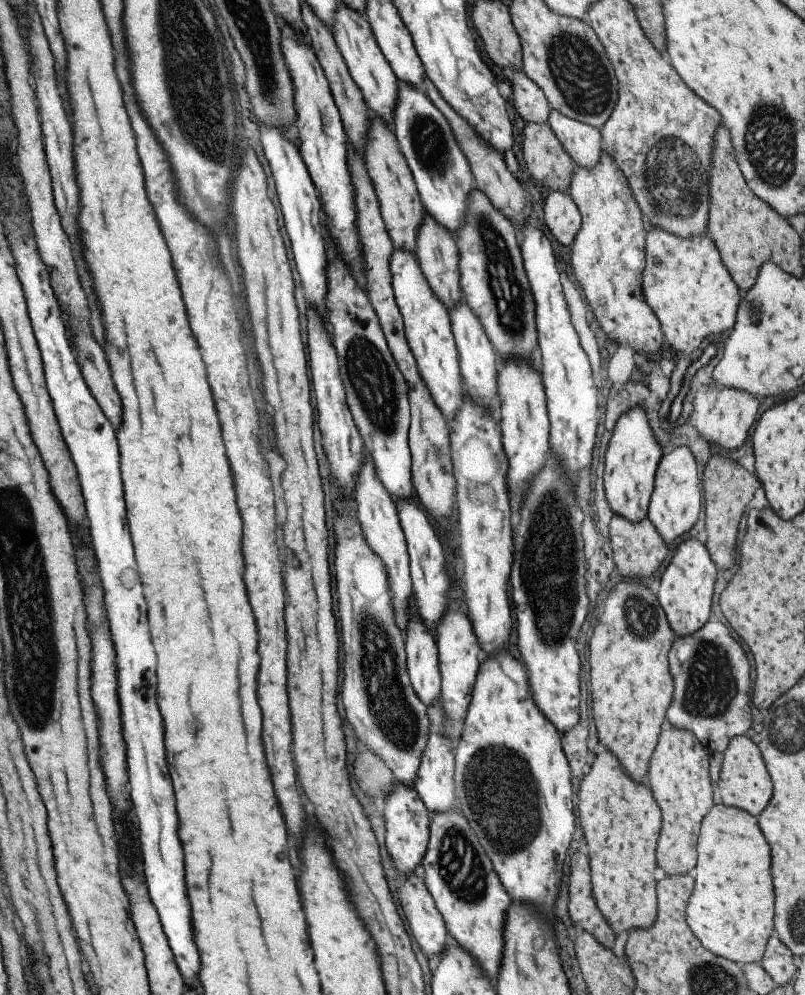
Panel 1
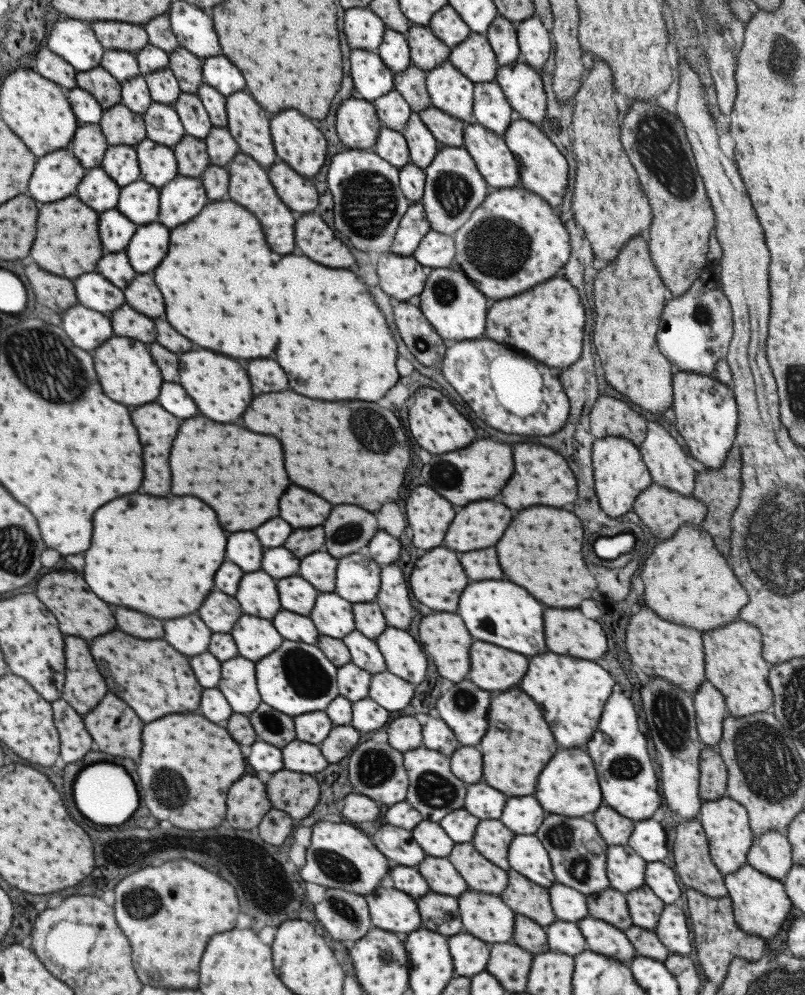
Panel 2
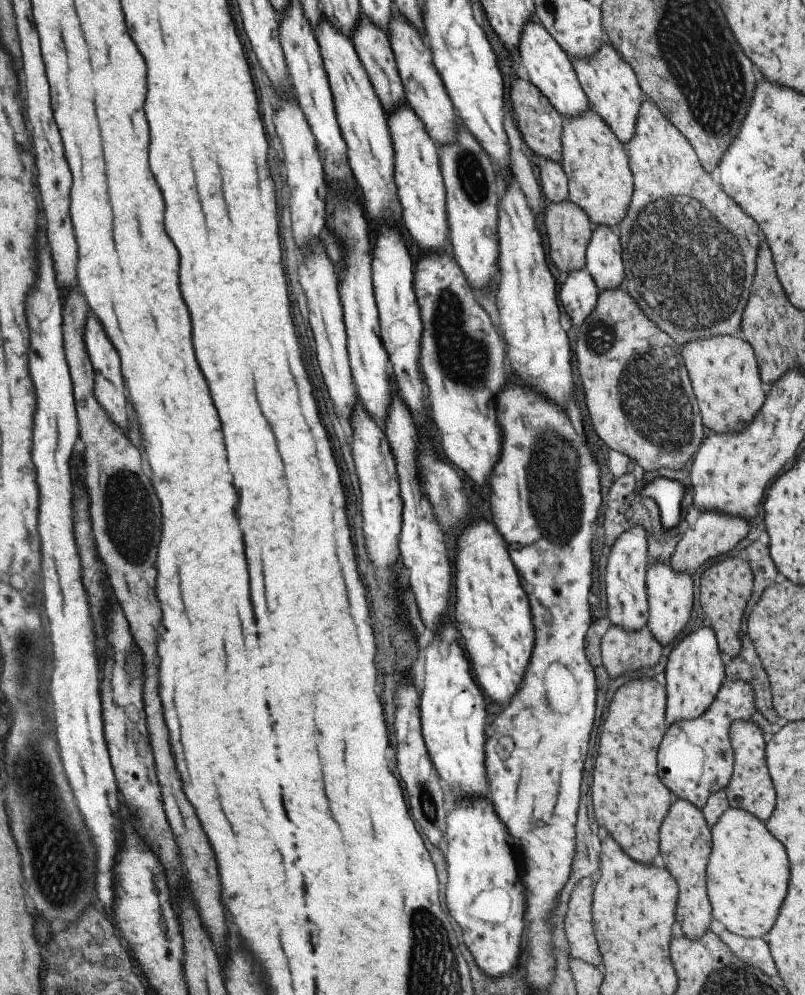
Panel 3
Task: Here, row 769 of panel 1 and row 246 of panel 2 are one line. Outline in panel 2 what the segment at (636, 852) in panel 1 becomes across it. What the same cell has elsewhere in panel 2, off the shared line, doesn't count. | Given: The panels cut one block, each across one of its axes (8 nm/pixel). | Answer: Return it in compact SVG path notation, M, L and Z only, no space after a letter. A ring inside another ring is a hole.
M595 58L589 71L585 71L574 96L570 126L571 148L577 164L571 209L573 219L583 228L585 238L595 256L613 260L619 248L633 236L645 230L651 222L651 212L645 194L639 188L637 174L631 168L625 149L620 143L617 108L613 104L614 86L609 67Z

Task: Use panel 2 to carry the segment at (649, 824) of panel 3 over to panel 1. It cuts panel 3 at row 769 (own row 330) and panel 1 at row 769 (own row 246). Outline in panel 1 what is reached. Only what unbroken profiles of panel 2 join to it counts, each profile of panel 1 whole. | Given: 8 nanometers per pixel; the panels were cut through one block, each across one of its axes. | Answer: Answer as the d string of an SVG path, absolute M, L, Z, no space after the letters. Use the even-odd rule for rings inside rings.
M611 581L603 614L599 614L589 642L591 714L597 740L619 760L633 782L641 782L647 772L647 760L671 702L672 678L665 658L674 639L657 597L645 584Z

